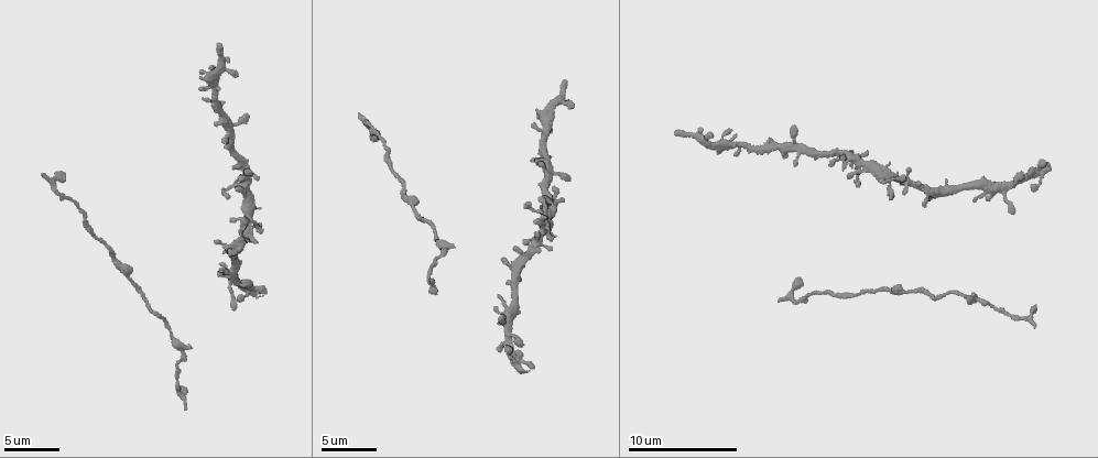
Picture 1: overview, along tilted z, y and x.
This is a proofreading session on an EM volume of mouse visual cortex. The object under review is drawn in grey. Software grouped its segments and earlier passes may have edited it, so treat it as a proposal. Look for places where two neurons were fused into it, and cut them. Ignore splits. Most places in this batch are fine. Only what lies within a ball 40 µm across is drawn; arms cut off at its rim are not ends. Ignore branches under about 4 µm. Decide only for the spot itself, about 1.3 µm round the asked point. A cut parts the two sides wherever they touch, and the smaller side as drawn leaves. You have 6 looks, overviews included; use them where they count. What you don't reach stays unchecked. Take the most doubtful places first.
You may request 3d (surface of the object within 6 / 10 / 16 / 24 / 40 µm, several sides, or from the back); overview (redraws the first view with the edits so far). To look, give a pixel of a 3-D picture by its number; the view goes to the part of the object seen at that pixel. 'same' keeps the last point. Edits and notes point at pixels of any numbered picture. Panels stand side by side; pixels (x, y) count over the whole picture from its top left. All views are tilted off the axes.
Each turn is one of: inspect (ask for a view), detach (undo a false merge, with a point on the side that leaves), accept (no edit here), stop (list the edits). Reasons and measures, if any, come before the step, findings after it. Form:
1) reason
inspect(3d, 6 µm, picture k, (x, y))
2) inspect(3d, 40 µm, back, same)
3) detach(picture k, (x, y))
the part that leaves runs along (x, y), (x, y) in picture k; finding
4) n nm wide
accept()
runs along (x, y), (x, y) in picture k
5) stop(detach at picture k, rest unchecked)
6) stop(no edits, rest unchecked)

inspect(3d, 6 µm, picture 1, (977, 298))

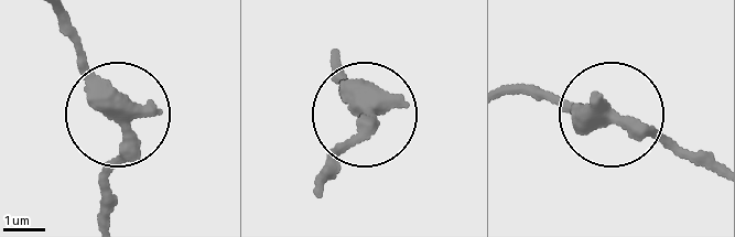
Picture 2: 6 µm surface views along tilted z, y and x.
other side
inspect(3d, 6 µm, back, picture 2, (117, 116))

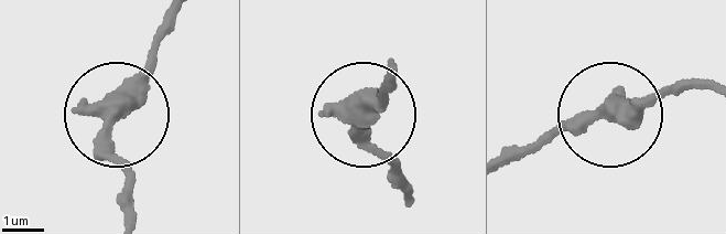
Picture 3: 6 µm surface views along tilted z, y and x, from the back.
4 arms
accept()
continuous, no second neuron

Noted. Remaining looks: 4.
side arm on a straight run
inspect(3d, 10 µm, picture 1, (1002, 186))

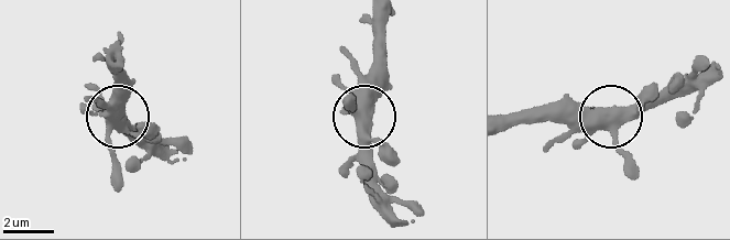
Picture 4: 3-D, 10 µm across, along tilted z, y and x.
390 nm wide
accept()
runs along (628, 152), (618, 139), (617, 113), (689, 96) in picture 4; one neuron here

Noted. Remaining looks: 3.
calibre changes
inspect(3d, 6 µm, picture 1, (82, 213))

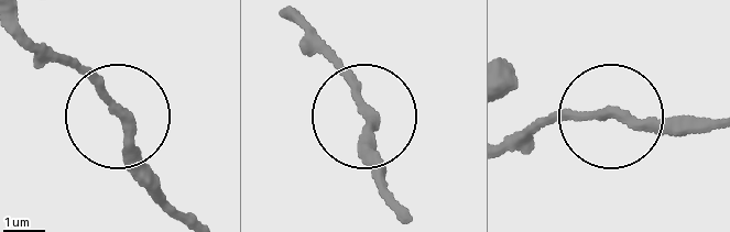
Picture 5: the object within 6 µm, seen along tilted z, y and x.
accept()
runs along (196, 221), (175, 207), (91, 75), (65, 59) in picture 5; all the same neuron

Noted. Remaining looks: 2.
stop(no edits, rest unchecked)

